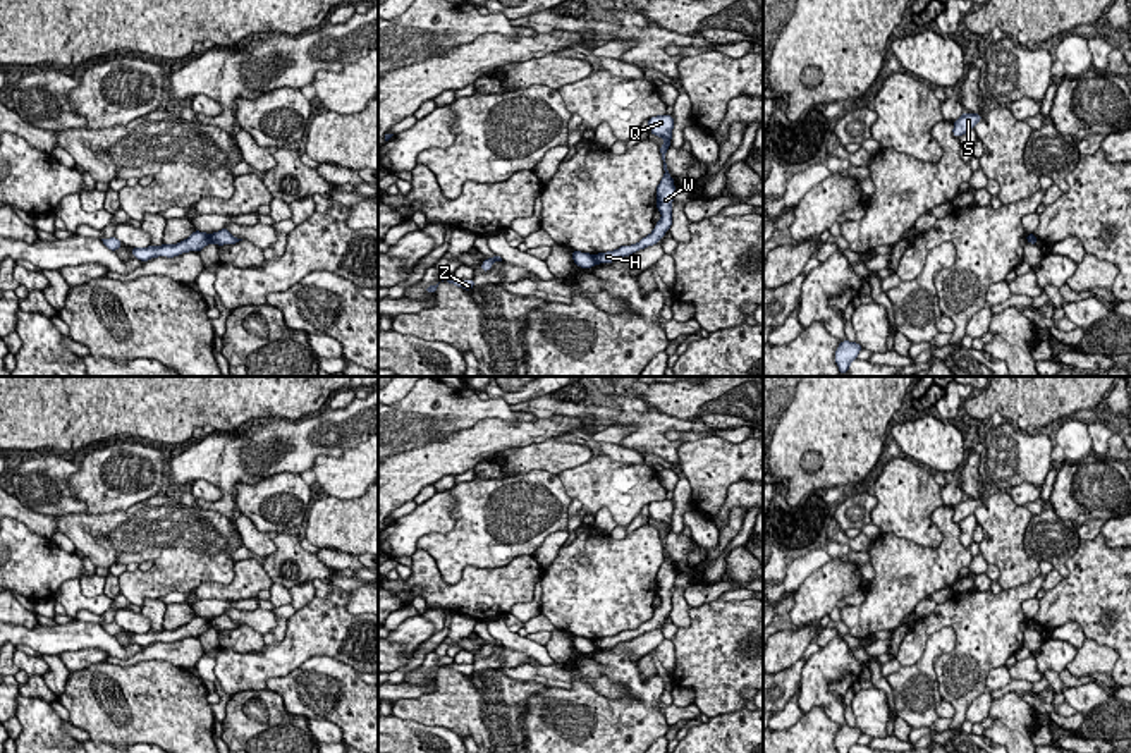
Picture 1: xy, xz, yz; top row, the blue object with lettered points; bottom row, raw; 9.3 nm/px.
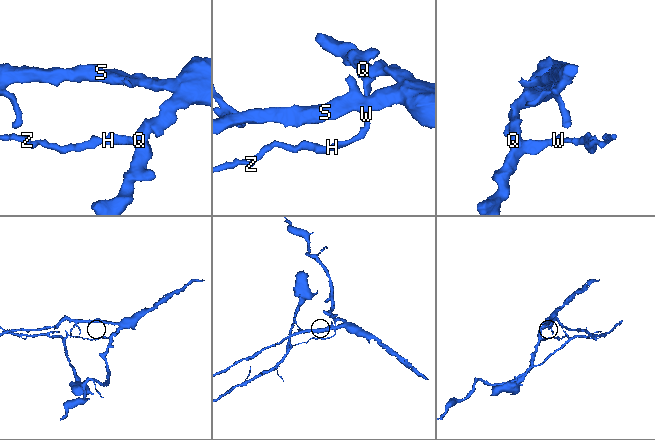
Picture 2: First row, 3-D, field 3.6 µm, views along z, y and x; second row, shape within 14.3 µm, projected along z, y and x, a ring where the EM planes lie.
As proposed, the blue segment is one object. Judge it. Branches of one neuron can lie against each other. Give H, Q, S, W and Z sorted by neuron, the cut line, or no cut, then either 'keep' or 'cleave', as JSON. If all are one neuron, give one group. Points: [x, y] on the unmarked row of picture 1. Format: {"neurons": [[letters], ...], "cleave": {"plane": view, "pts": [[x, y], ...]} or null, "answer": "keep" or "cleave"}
{"neurons": [["H", "Q", "S", "W"], ["Z"]], "cleave": {"plane": "xz", "pts": [[593, 640], [597, 648]]}, "answer": "cleave"}

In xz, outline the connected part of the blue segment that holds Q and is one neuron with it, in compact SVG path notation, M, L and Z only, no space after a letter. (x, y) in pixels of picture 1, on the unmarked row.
M657 500L648 504L650 517L662 523L665 528L660 531L660 540L663 545L663 564L657 571L657 595L662 598L662 605L655 609L655 614L650 621L643 622L638 629L621 631L615 636L598 638L595 640L596 648L612 648L622 641L629 641L639 634L653 631L660 628L665 617L672 610L672 585L676 579L674 564L669 560L669 552L665 548L665 536L670 533L672 514L674 514L674 502L672 500Z

